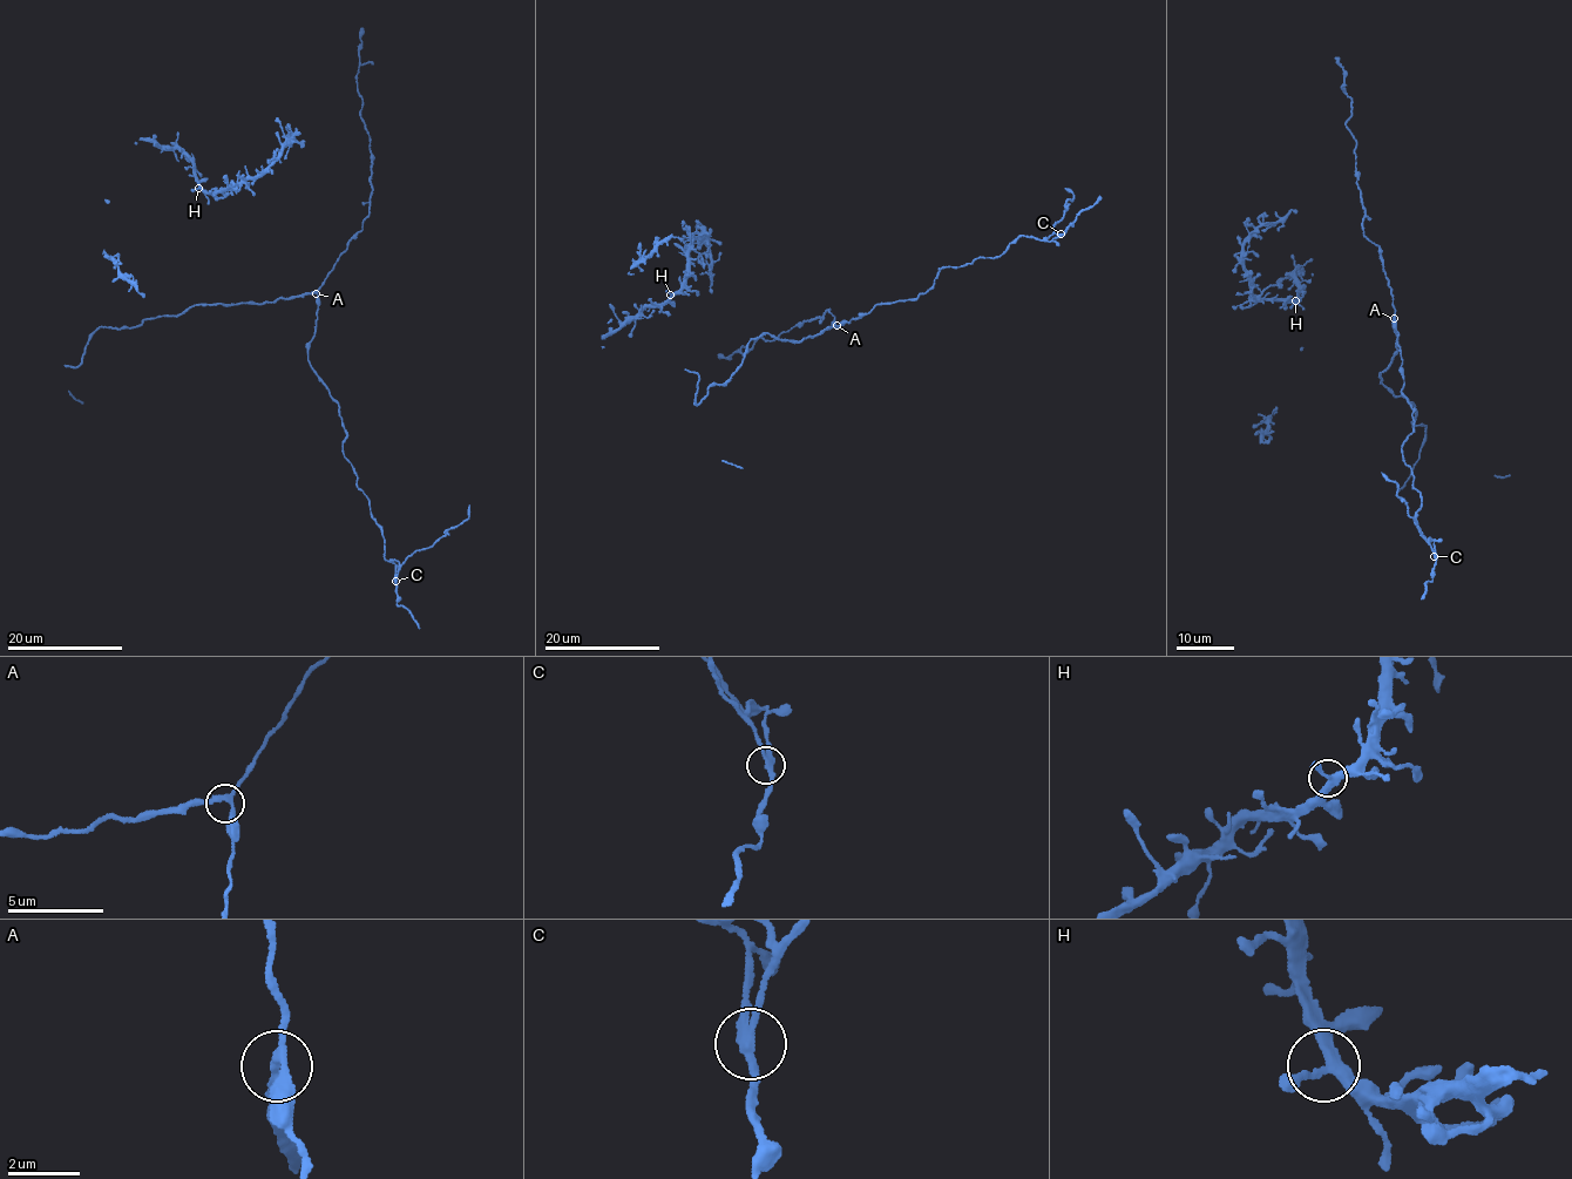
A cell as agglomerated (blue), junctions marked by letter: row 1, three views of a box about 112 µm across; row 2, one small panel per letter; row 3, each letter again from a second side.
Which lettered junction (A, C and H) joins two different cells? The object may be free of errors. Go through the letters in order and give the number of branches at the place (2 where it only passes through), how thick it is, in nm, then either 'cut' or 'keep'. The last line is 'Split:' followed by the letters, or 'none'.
A: branches 3; calibre 200 nm; keep
C: branches 3; calibre 240 nm; cut
H: branches 3; calibre 280 nm; keep
Split: C

